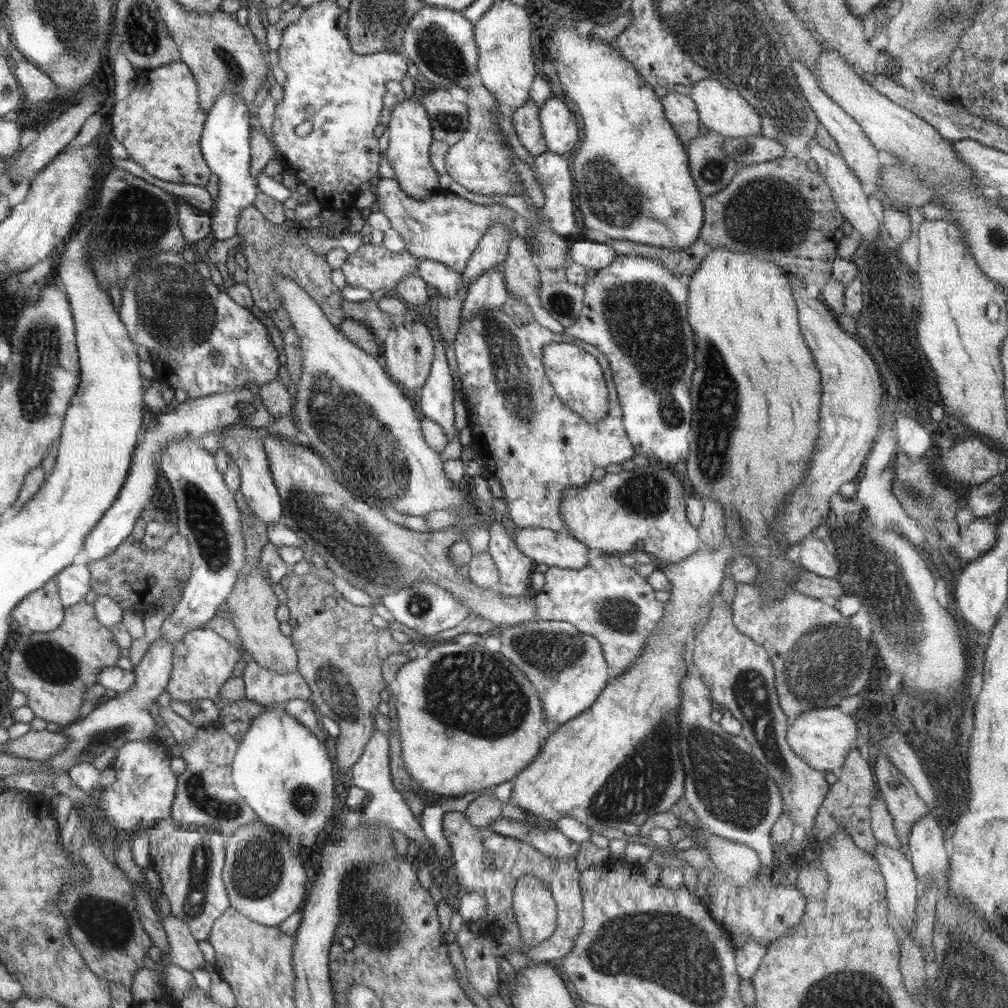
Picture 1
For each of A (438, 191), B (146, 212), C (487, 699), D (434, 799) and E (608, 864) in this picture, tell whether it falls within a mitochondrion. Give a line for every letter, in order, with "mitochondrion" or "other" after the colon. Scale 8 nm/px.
A: other
B: mitochondrion
C: mitochondrion
D: other
E: other

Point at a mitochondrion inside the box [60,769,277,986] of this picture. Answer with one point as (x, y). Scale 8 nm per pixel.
(110, 925)

